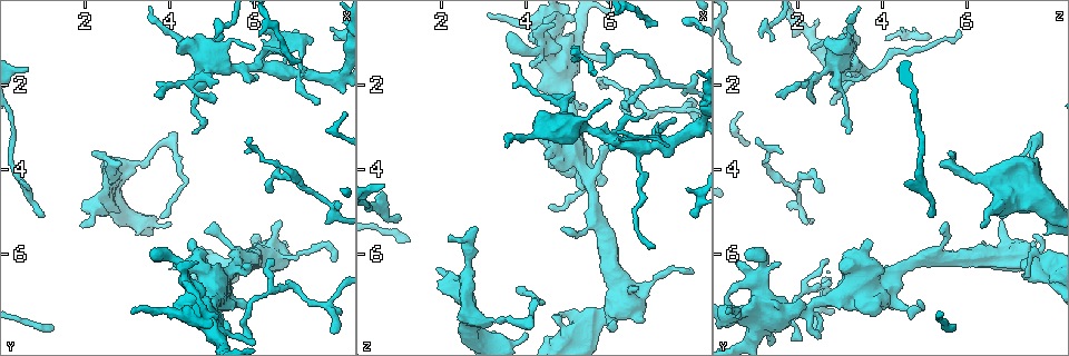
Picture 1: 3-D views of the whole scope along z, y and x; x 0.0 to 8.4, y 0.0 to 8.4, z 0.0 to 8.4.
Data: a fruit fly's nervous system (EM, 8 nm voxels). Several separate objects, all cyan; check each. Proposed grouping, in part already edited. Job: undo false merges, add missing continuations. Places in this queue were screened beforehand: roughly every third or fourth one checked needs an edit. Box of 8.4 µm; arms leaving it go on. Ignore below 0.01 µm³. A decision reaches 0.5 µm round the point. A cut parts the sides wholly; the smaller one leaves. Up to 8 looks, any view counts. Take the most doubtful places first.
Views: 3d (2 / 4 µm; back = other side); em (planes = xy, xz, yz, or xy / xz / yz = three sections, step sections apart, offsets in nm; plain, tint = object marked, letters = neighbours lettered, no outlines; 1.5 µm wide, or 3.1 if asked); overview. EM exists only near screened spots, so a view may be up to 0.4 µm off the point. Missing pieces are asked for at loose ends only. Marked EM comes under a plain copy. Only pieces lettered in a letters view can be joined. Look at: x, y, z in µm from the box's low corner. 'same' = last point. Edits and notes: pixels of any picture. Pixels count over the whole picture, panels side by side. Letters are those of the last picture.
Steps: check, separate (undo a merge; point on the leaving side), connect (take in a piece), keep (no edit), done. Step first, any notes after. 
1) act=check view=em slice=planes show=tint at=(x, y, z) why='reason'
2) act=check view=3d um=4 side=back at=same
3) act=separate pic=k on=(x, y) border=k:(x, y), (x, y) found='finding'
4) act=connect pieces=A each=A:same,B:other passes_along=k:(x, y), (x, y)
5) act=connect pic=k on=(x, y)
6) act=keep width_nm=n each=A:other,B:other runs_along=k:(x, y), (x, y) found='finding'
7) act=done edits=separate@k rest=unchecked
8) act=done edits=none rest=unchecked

act=check view=em slice=yz step=4 show=letters at=(0.65, 1.65, 4.30) why='free end'

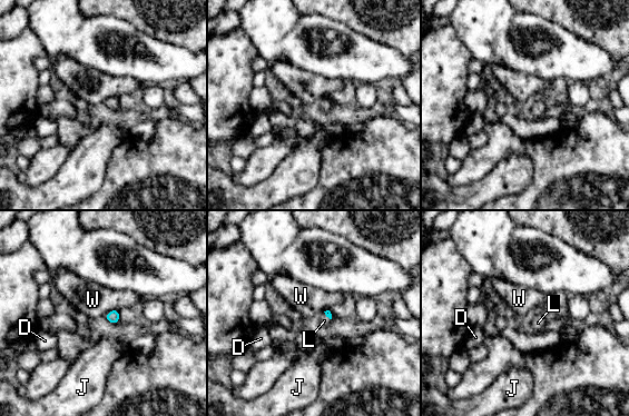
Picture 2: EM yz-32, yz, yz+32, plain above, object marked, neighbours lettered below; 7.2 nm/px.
act=check view=em slice=planes show=letters at=same

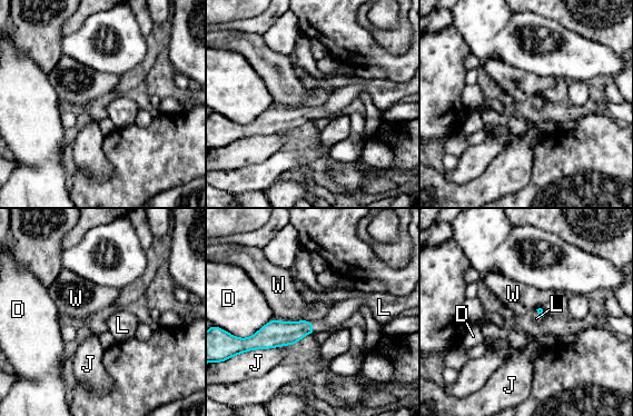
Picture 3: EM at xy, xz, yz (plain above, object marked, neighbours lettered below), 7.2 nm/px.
act=connect pieces=L each=D:other,J:other,L:same,W:other passes_along=3:(279, 334), (313, 327), (339, 312) found='it goes on there'

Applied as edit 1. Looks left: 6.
act=check view=em slice=xy step=4 show=tint at=(5.10, 2.30, 2.30) why='branch stops here'

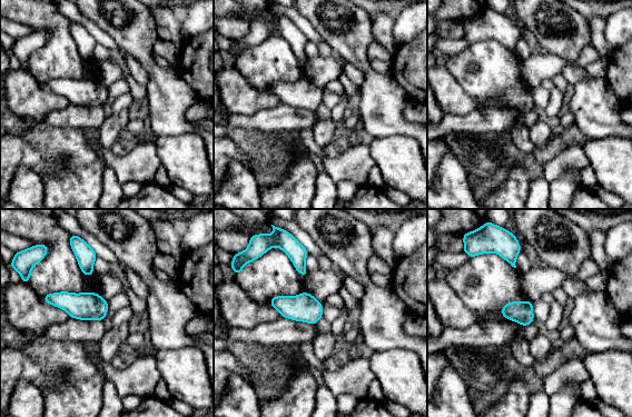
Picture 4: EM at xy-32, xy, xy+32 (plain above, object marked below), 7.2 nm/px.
act=check view=em slice=planes show=letters at=same

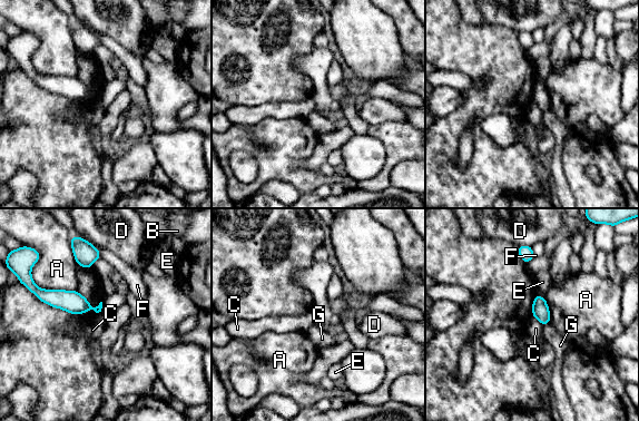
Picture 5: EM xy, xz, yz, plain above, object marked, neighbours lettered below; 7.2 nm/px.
act=keep longest_contact=A:340nm each=A:other,B:other,C:other,D:other,E:other,F:other,G:other found='no lettered piece goes on from it'

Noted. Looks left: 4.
act=check view=overview

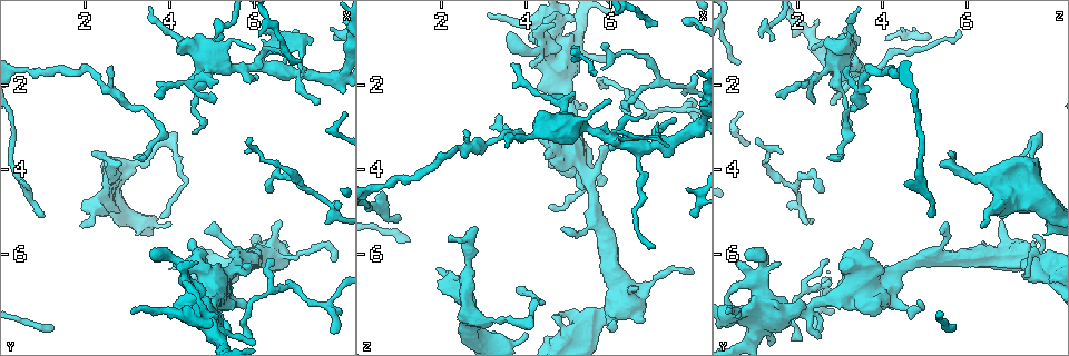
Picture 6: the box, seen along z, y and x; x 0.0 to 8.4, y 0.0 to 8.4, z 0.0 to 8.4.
act=check view=em slice=xy step=8 show=tint at=(3.30, 3.70, 2.75) why='tapers out'

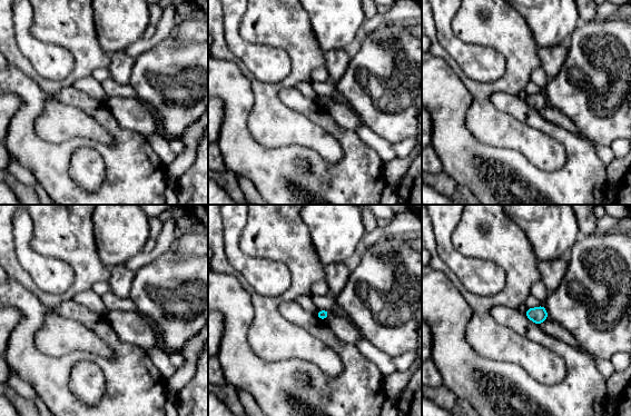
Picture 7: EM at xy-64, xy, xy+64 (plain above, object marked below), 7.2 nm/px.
act=check view=em slice=planes show=letters at=same why='cut it another way'

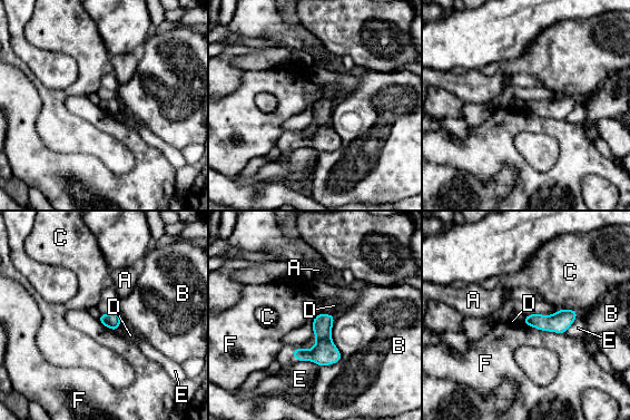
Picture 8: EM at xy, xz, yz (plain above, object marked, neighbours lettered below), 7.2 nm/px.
act=keep width_nm=110 each=A:other,B:other,C:other,D:other,E:other,F:other border=8:(523, 322), (541, 330), (564, 333) found='none of them fits'

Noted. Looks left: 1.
act=done edits=connect@3 rest=unchecked

